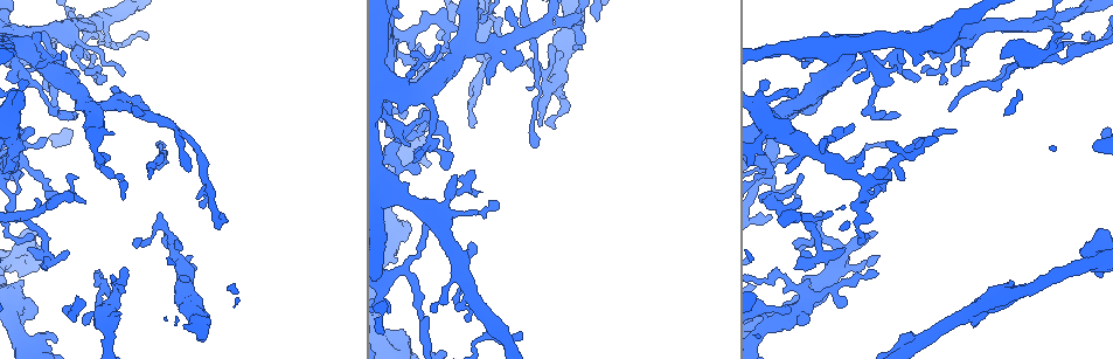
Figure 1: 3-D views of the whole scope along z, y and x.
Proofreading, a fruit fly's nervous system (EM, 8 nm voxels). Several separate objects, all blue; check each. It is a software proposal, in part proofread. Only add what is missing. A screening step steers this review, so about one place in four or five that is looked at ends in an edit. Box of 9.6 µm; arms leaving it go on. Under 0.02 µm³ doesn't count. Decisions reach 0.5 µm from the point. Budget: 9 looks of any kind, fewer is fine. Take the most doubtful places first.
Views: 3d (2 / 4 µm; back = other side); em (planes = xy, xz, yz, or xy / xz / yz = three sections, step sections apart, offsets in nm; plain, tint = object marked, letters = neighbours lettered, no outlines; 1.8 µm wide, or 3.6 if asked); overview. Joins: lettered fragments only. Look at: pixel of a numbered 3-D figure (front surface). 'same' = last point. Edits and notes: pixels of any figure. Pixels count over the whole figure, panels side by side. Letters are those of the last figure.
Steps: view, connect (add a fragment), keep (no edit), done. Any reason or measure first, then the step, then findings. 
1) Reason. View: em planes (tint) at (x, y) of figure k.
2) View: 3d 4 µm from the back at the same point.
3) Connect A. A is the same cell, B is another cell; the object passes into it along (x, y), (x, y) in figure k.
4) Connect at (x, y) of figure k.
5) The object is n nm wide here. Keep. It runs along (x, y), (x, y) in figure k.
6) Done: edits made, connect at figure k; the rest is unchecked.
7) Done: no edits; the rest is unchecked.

View: em xy step 8 (letters) at (948, 110) of figure 1.

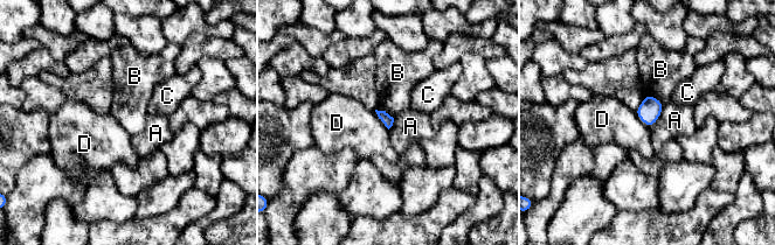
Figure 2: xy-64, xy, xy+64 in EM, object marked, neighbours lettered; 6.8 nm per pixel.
View: em xz step 16 (letters) at the same point.

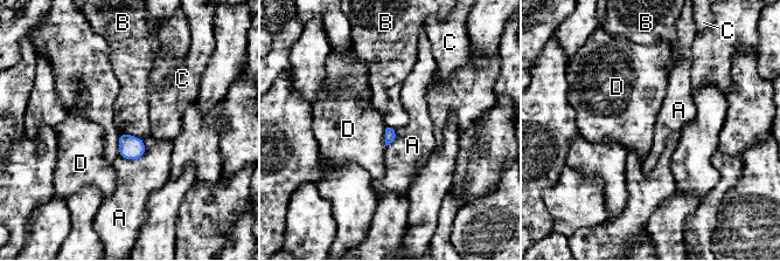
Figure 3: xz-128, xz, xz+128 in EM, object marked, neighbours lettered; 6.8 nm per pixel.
The longest contact is with A, 200 nm. Keep. A, B, C and D are other cells; no lettered fragment goes on from it.

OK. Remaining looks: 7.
An open end. View: em 3.6 µm yz step 4 (letters) at (800, 177) of figure 1.

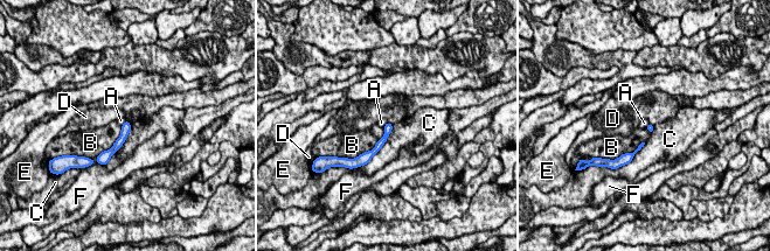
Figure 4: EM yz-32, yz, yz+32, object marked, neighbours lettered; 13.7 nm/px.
Keep. A, B, C, D, E and F are other cells; no lettered fragment goes on from it.

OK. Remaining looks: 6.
Thin end. View: em planes (letters) at (174, 245) of figure 1.

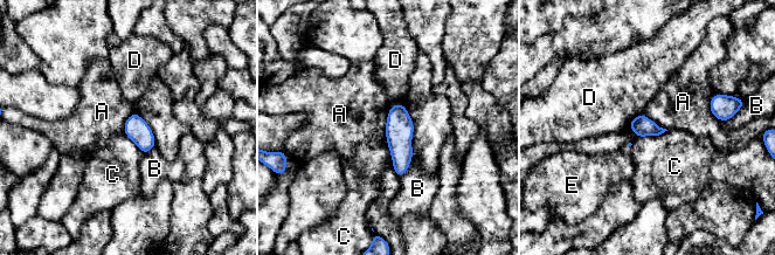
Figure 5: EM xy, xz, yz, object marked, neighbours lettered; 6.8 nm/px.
The object is 140 nm wide here. Keep. A, B, C, D and E are other cells; none of them fits.

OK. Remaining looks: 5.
View: em xz step 4 (letters) at (402, 15) of figure 1.

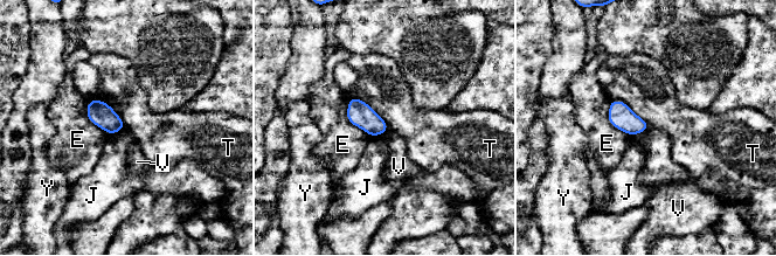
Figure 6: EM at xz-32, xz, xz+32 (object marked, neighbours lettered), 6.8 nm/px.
Keep. E, J, T, V and Y are other cells; a border runs along (350, 97), (362, 99), (388, 128) in figure 6; none of them fits.

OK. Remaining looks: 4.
Done: no edits; the rest is unchecked.

